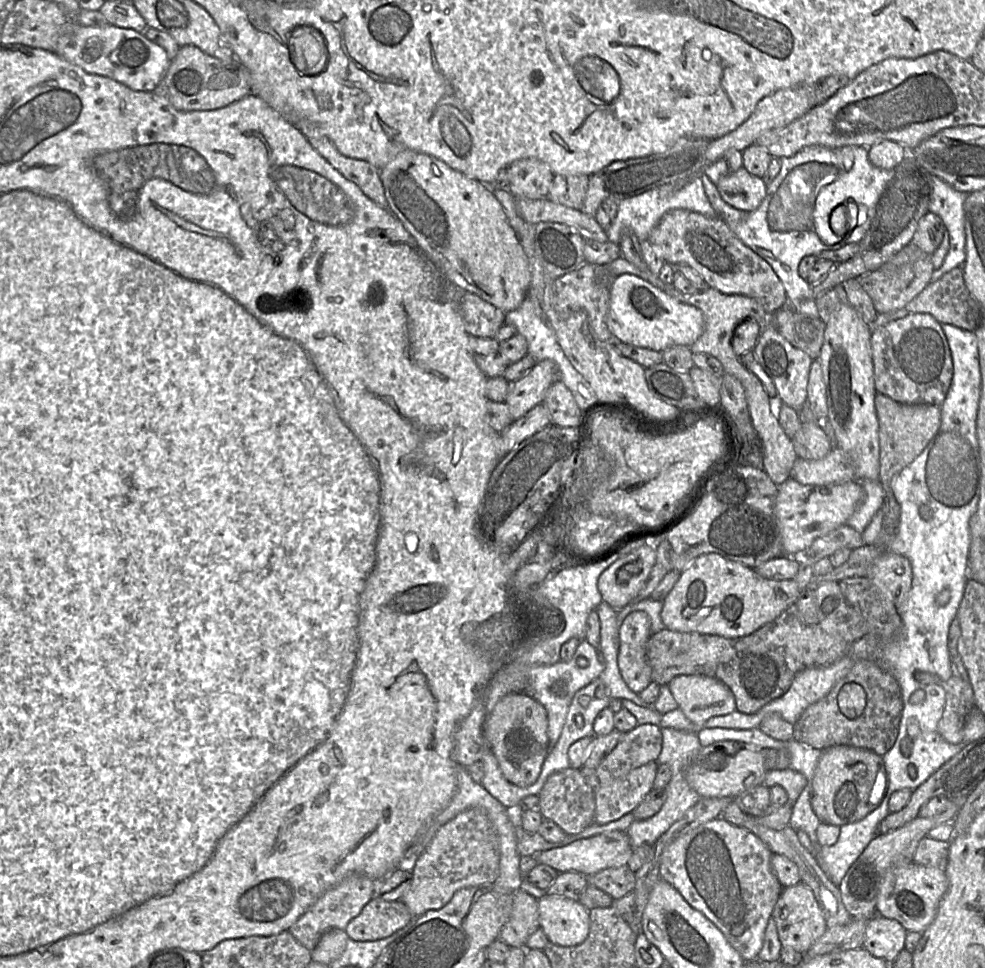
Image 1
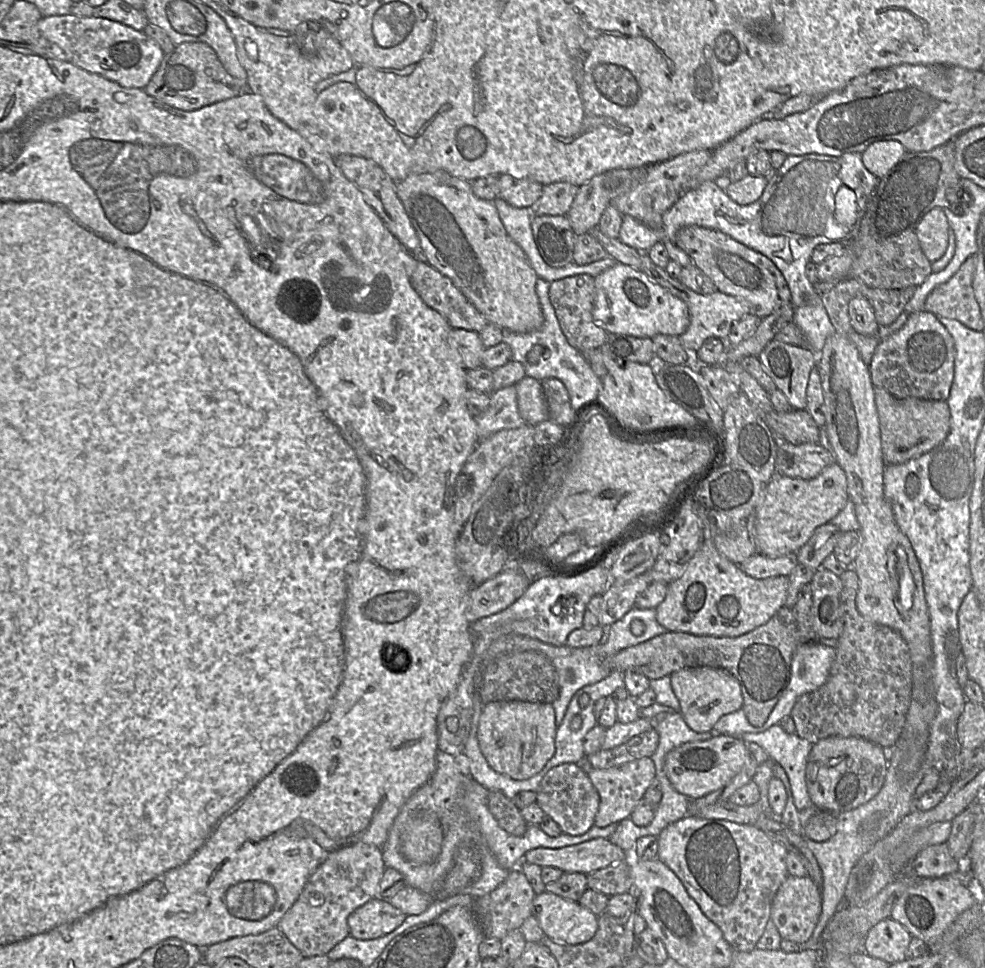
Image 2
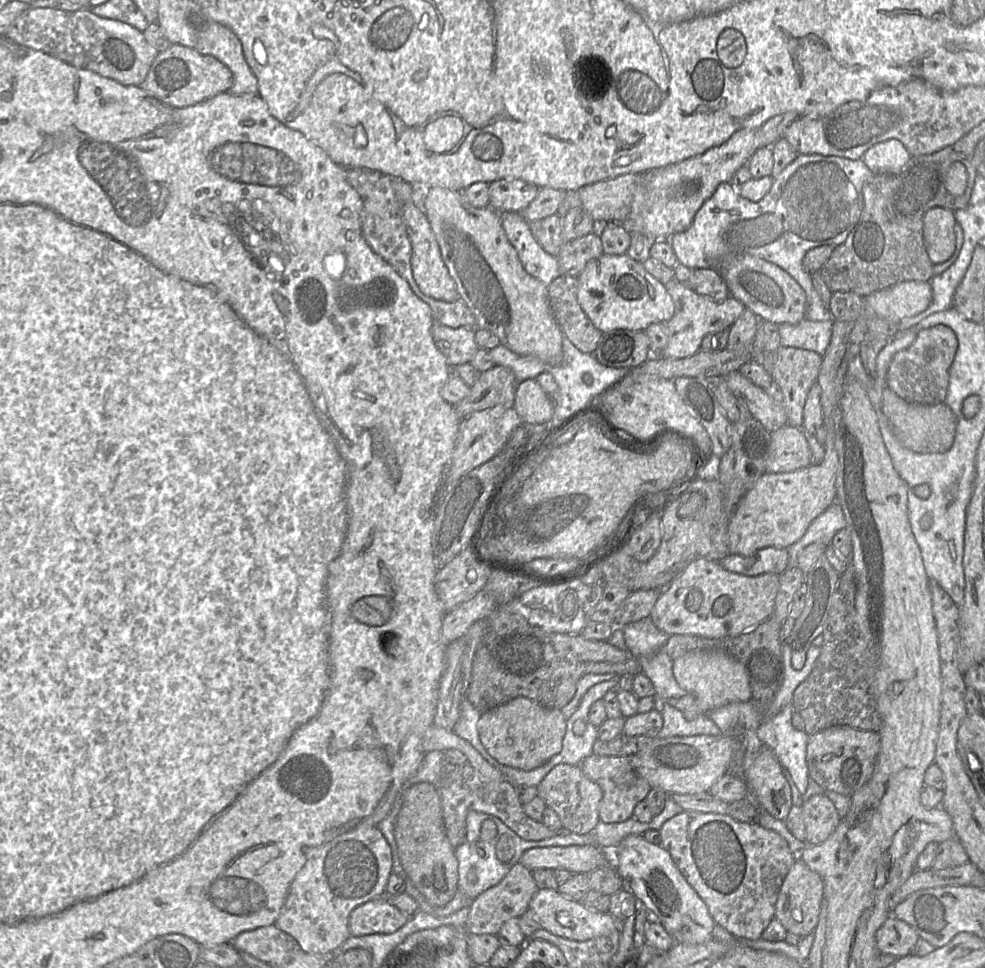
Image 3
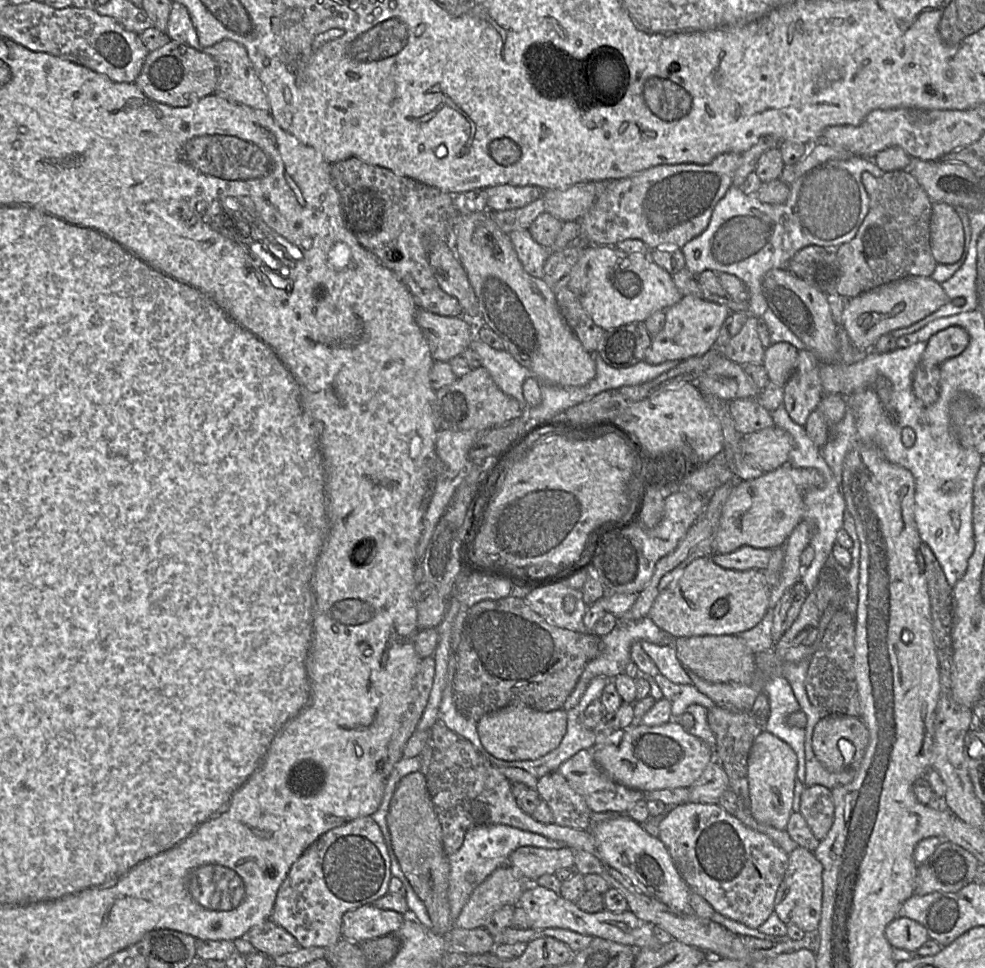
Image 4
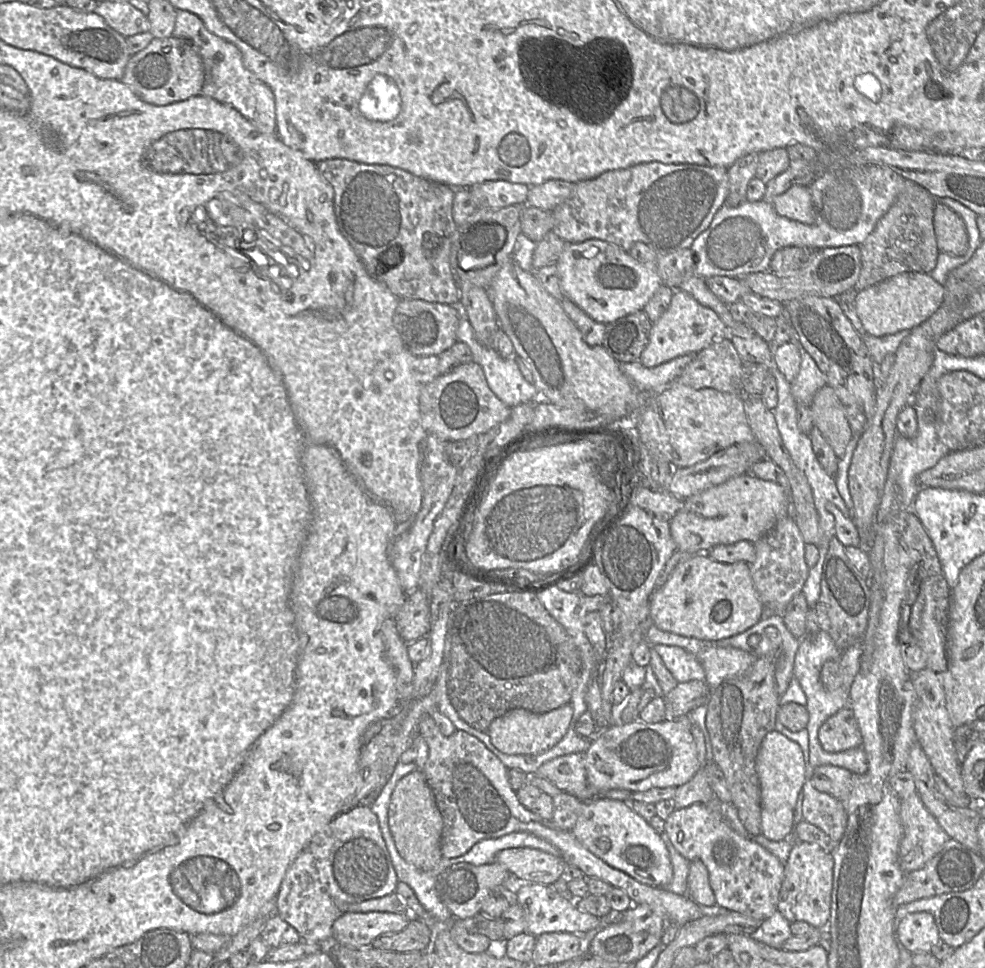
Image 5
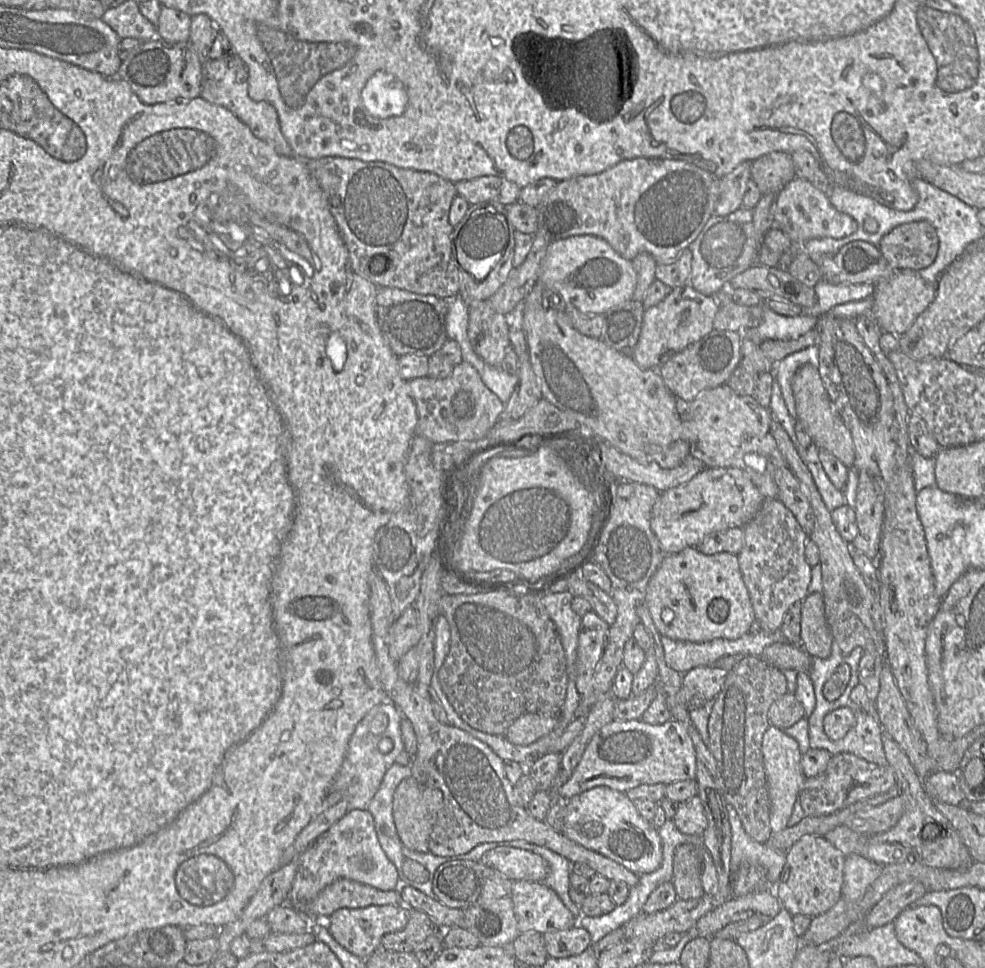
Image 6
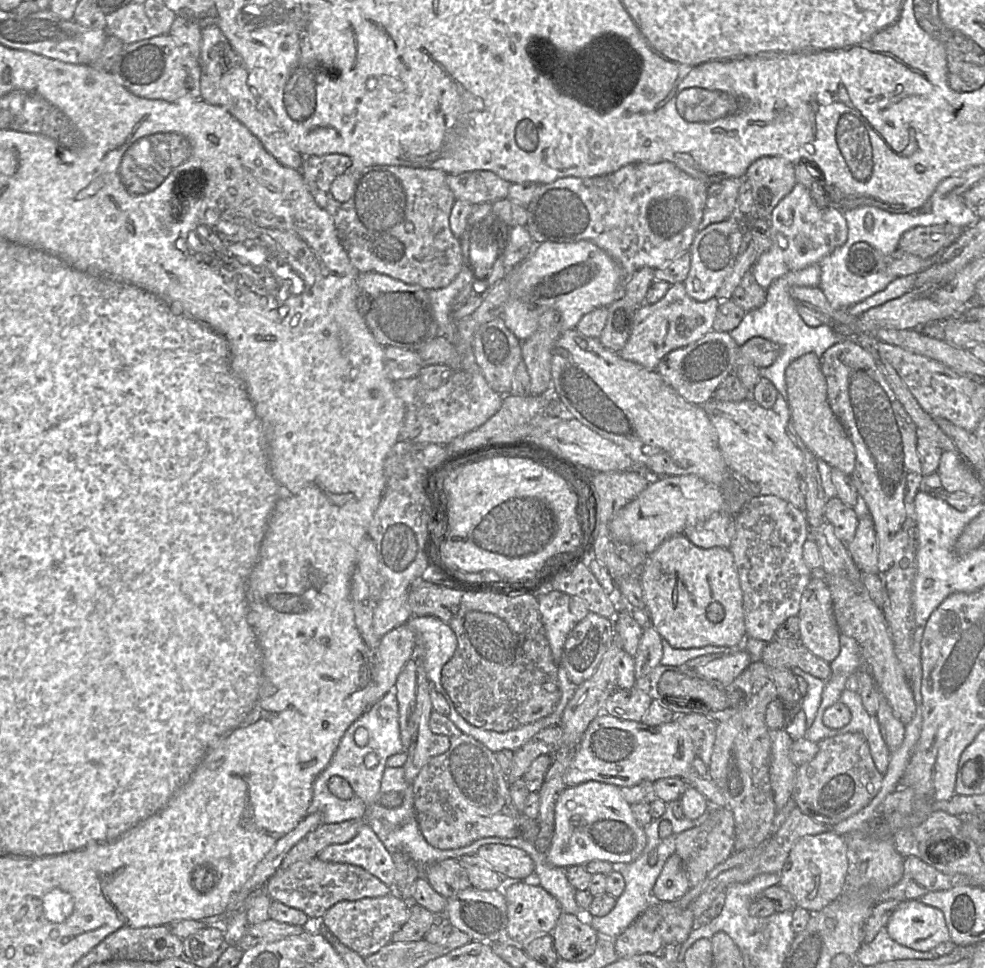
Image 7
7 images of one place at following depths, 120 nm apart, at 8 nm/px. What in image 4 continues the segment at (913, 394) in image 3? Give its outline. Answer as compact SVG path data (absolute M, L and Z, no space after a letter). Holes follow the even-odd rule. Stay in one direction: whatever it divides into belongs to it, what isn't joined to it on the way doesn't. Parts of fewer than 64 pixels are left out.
M950 326L931 336L914 371L912 388L915 396L925 405L936 402L940 391L940 367L943 362L961 354L969 344L969 334L961 327Z

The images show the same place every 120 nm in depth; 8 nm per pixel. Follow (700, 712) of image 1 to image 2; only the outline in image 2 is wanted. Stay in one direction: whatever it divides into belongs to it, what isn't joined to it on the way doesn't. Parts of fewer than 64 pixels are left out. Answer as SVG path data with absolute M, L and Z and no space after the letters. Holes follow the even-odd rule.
M707 666L684 668L671 676L673 692L680 702L680 713L694 731L710 732L724 715L742 708L743 696L738 680L728 671Z

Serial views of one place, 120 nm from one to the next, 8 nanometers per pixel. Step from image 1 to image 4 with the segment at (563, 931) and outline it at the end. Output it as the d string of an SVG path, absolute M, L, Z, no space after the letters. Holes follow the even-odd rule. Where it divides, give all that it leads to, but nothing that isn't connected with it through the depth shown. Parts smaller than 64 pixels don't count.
M530 883L524 890L518 905L526 911L531 921L531 927L536 929L568 929L583 935L630 945L636 949L649 948L657 950L663 945L654 935L653 925L639 919L629 909L620 913L614 913L607 909L595 913L586 912L579 908L576 902L563 898L560 893L534 883Z

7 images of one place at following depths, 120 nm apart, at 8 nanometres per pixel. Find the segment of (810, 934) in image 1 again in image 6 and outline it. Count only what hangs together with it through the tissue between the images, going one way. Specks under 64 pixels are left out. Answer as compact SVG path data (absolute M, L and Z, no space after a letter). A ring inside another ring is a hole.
M807 834L795 842L785 853L785 864L774 892L782 908L792 916L811 918L831 909L841 897L845 855L823 835Z

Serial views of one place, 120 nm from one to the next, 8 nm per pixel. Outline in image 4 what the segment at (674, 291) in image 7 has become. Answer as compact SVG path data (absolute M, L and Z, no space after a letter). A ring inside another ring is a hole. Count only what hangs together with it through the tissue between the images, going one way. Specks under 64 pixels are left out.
M683 295L678 303L665 310L664 327L652 338L643 361L652 365L669 360L684 361L717 348L715 343L719 330L731 312L726 305L713 303L693 295Z

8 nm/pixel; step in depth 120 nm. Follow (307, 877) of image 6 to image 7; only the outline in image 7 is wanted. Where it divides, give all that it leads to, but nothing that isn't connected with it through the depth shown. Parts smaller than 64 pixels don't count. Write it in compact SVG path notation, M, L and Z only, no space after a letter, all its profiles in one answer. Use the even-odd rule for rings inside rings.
M364 824L357 835L350 841L343 844L331 844L319 852L316 857L324 862L347 863L360 866L393 890L396 867L392 855L368 824Z

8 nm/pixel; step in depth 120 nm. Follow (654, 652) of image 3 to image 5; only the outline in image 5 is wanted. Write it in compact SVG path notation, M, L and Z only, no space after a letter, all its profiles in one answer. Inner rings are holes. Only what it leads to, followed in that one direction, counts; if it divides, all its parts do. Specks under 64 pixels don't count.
M651 645L661 656L665 666L678 682L703 681L705 671L692 653L679 646Z

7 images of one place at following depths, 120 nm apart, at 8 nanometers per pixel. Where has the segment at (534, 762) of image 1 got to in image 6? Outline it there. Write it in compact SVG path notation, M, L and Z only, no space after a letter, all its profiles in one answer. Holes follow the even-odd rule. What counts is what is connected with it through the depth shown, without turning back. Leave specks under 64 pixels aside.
M526 713L510 725L504 736L514 745L529 745L549 734L557 725L558 719L559 715Z

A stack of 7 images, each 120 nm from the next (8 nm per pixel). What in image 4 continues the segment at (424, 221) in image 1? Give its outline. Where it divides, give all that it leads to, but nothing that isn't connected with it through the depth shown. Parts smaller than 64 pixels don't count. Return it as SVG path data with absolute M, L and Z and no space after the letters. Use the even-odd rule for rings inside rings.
M487 211L457 213L451 225L448 246L464 267L478 300L480 322L491 328L504 342L505 350L521 365L533 371L542 384L583 386L595 376L594 354L581 344L557 305L555 293L542 278L528 274L518 259L510 236L489 219Z

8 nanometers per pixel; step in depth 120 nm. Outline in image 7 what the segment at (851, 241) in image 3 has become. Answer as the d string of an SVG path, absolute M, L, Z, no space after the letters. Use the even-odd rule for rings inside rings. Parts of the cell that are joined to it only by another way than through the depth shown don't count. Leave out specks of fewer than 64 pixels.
M952 224L914 227L903 233L898 249L927 259L952 245L964 230Z

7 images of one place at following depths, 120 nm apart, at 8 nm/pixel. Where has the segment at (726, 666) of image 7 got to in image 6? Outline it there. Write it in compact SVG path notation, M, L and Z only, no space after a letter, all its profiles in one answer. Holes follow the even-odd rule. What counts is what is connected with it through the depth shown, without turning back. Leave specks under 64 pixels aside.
M700 666L683 674L682 690L687 708L710 705L720 692L727 673L727 670L717 666Z

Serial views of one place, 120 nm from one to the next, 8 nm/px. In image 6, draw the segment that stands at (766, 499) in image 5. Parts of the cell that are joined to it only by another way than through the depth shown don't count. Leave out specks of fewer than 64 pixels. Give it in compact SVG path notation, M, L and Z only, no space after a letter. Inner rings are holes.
M704 468L691 480L660 492L651 513L651 528L664 553L698 547L708 535L743 527L759 511L764 497L750 477L735 468Z

